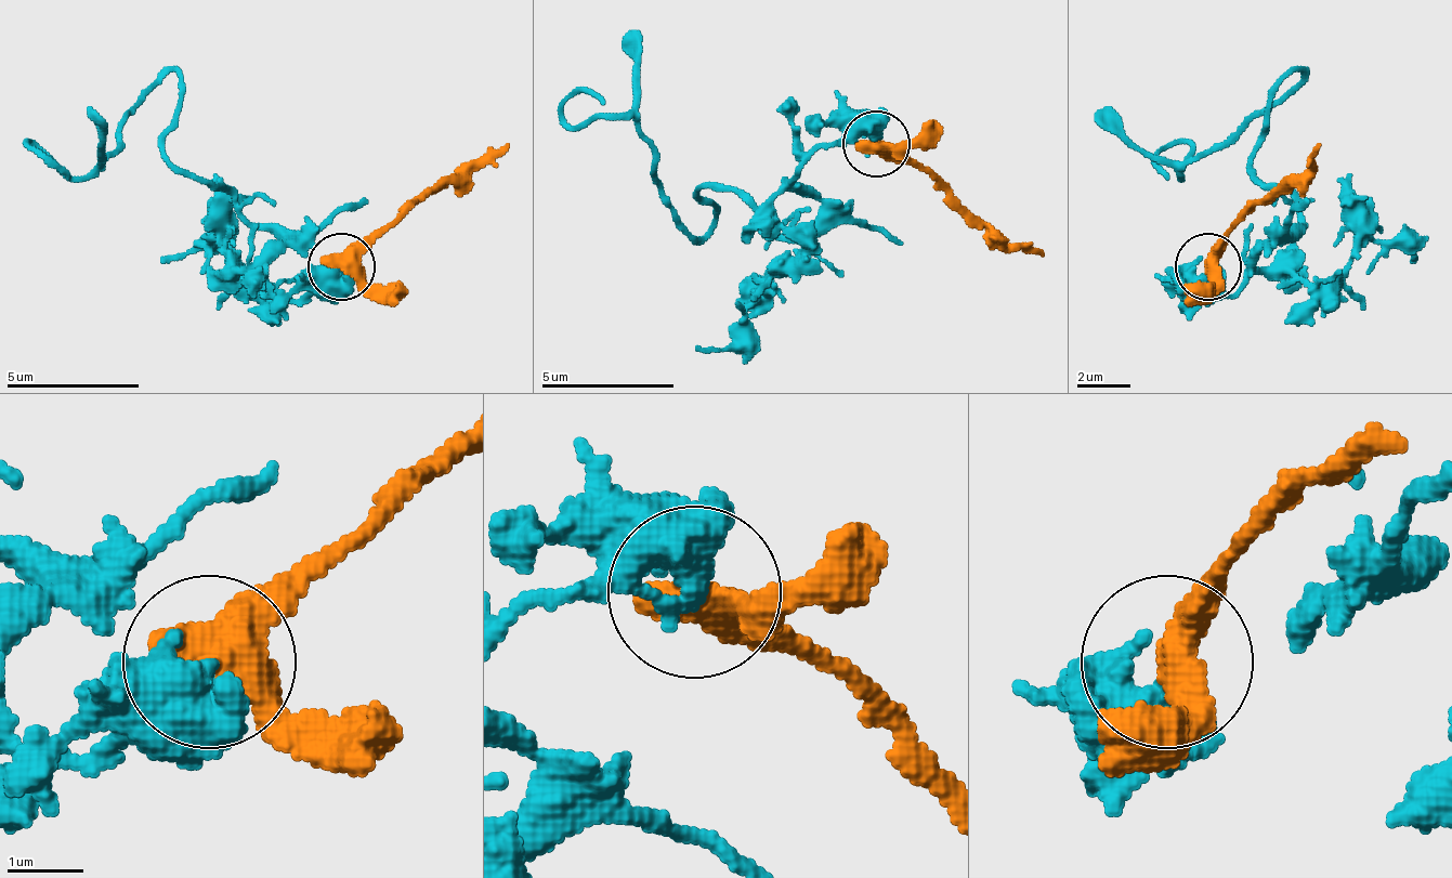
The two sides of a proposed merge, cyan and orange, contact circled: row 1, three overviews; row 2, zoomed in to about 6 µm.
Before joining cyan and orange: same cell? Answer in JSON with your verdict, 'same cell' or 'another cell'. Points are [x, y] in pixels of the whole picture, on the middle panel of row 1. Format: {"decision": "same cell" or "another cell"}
{"decision": "another cell"}

